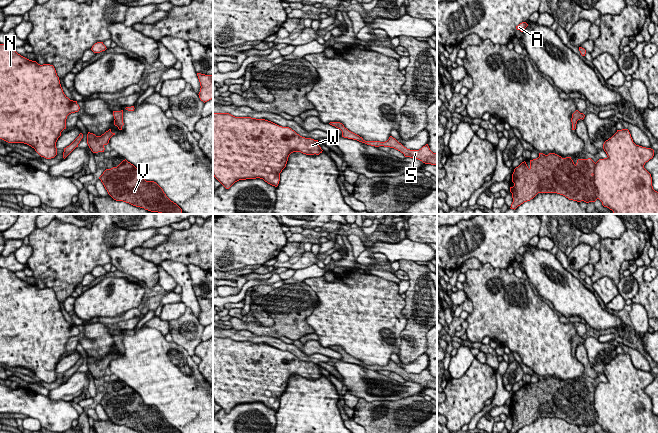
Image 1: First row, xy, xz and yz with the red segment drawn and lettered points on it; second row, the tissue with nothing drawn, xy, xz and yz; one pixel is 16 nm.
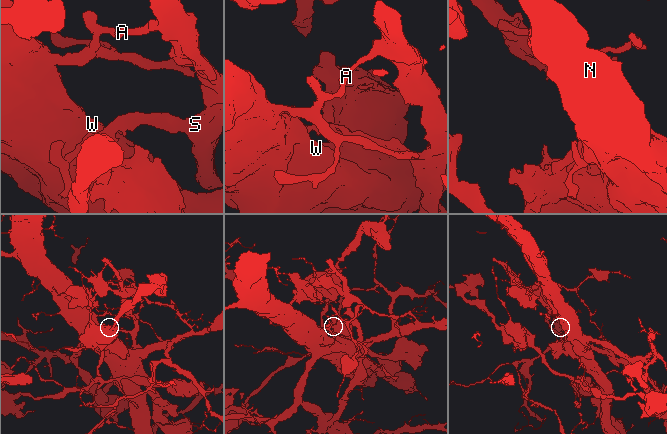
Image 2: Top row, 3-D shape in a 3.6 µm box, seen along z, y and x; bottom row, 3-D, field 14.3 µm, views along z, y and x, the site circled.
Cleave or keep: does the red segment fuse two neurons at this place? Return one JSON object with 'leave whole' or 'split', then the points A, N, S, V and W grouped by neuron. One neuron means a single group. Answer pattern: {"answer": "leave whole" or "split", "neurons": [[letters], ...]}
{"answer": "split", "neurons": [["A", "N", "V", "W"], ["S"]]}

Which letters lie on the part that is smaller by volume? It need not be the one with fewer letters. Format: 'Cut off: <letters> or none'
Cut off: S

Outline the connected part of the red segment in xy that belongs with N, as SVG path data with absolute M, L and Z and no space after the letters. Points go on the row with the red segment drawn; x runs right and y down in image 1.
M0 44L0 139L24 143L46 159L57 155L56 142L66 129L66 119L80 109L63 92L53 65L40 65L5 44Z

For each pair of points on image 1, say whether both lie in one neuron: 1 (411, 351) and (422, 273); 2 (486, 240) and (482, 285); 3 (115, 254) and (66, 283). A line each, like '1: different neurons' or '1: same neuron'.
1: same neuron
2: different neurons
3: different neurons

